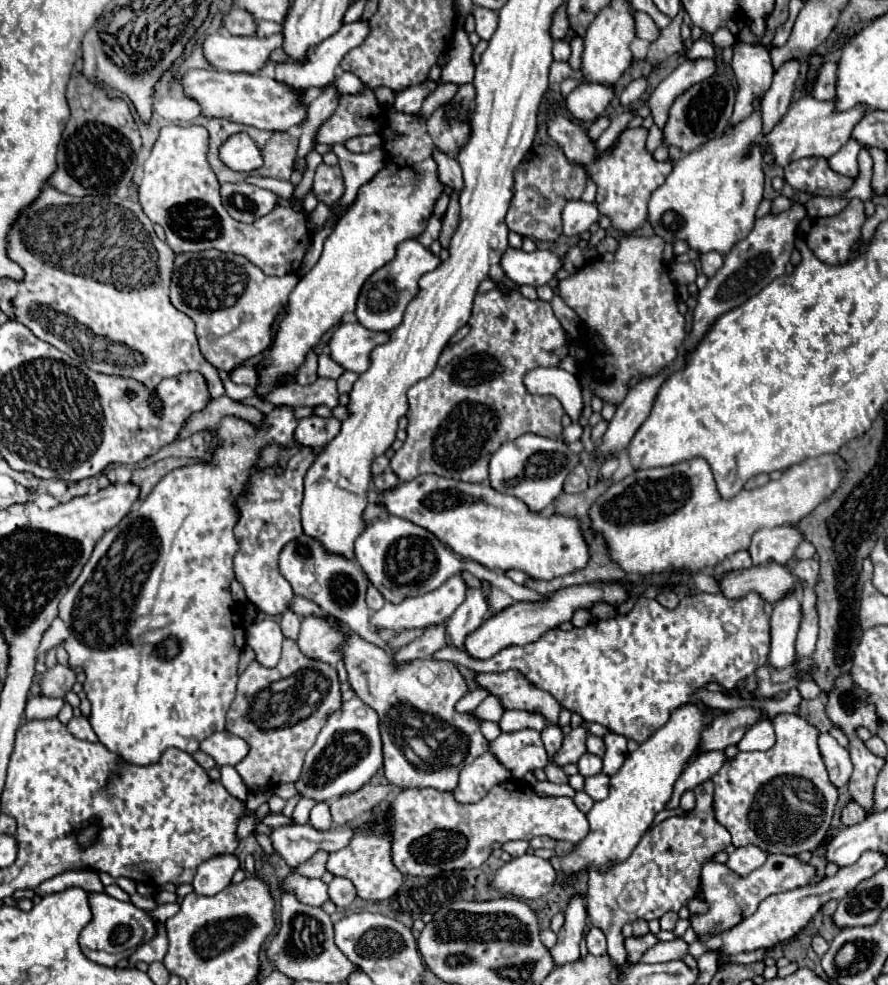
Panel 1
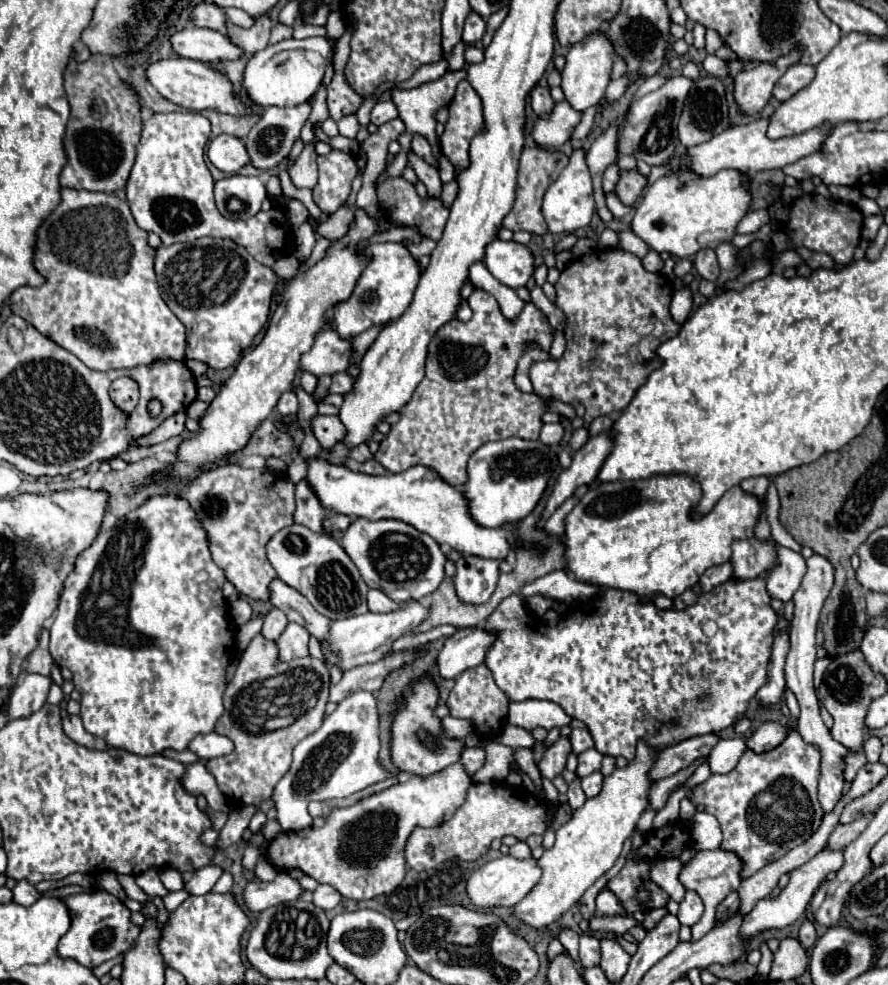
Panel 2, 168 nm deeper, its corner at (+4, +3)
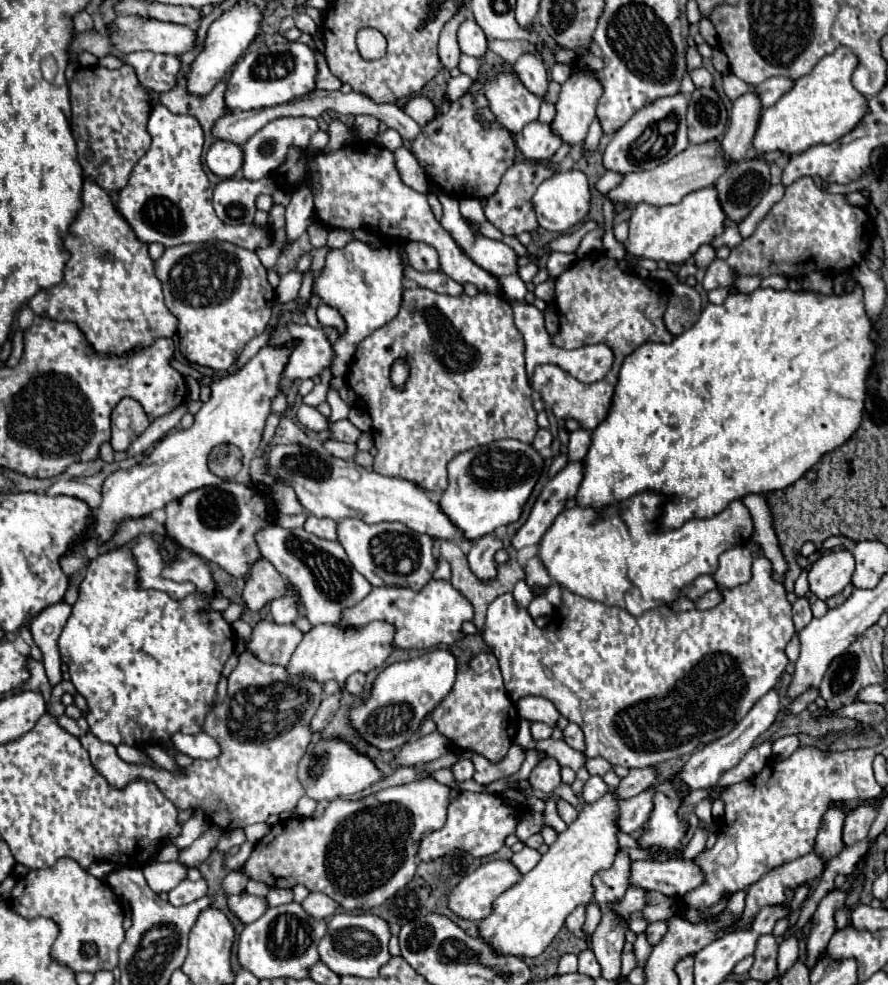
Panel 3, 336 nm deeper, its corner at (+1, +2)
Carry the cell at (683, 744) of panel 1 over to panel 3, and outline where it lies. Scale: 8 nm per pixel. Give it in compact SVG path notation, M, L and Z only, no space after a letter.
M608 791L596 803L584 805L578 819L558 835L540 863L522 877L522 883L504 891L494 901L494 911L480 925L480 937L486 943L502 955L536 957L564 927L566 917L578 905L588 905L594 899L592 877L598 871L610 869L618 853L620 801L616 791Z

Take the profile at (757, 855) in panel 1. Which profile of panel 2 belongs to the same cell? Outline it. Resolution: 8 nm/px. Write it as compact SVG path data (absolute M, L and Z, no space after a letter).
M697 850L695 856L687 864L683 864L679 872L679 882L683 884L685 890L697 892L705 904L705 914L695 926L691 926L691 942L701 940L715 926L715 910L719 902L723 902L723 898L727 898L727 894L737 890L741 884L741 876L739 876L741 866L743 866L741 860L725 850Z

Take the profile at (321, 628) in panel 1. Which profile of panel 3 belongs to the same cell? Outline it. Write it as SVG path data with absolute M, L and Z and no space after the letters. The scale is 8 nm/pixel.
M260 621L254 627L252 641L246 645L246 649L250 649L254 655L258 655L258 659L266 663L286 667L302 637L302 631L294 623L276 625L270 621Z

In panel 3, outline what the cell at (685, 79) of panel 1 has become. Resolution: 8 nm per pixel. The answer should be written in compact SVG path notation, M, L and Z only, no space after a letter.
M676 93L670 97L654 99L652 103L646 103L640 111L628 119L624 127L620 127L612 141L606 147L604 153L604 165L606 169L620 171L620 173L632 173L632 171L644 171L654 169L660 163L666 163L676 153L684 151L688 147L686 139L686 107L688 97L684 93Z

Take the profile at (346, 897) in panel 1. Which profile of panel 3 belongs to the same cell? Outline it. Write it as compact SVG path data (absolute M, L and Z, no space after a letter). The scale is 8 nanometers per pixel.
M310 893L304 899L302 907L314 919L328 919L328 917L332 917L336 913L338 903L334 899L330 899L328 895L324 895L324 893Z

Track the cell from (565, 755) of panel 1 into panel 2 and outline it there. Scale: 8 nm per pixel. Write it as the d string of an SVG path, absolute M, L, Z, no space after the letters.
M559 738L553 746L549 746L549 750L545 750L541 762L537 764L541 776L547 780L553 780L557 774L561 774L569 752L571 752L571 744L567 738Z

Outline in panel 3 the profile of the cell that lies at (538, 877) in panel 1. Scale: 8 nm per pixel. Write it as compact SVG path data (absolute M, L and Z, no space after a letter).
M504 859L488 861L488 863L480 865L474 873L466 875L466 879L462 879L462 883L458 883L458 887L454 887L454 891L450 893L450 909L464 919L474 919L474 921L486 919L492 913L492 903L496 901L496 897L502 895L504 891L512 889L520 879L522 879L522 873L518 871L518 867L512 861L504 861Z

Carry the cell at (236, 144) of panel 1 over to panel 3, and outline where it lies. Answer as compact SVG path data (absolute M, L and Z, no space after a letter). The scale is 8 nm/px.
M216 141L206 153L206 165L210 171L222 179L234 177L244 163L242 147L230 141Z

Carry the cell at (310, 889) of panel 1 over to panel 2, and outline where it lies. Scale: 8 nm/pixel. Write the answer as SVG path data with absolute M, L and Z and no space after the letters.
M279 872L277 878L269 884L249 882L243 890L243 900L251 912L263 912L281 902L295 900L295 898L299 898L299 894L301 894L299 882L285 872Z

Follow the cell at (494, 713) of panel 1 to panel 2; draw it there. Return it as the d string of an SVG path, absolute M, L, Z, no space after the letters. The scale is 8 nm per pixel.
M445 716L441 722L443 722L443 732L447 734L447 738L465 740L465 736L473 730L469 720L459 720L459 718L453 718L453 716Z

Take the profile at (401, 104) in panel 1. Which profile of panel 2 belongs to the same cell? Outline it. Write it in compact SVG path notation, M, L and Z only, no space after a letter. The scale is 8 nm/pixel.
M391 100L389 102L377 102L371 110L371 124L375 124L375 126L381 126L381 124L395 120L395 118L397 118L397 108Z

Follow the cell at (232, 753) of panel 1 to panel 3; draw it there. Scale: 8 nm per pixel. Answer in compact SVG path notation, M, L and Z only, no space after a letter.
M204 731L198 733L198 735L174 735L172 739L172 745L184 753L184 755L190 755L192 759L214 759L222 753L220 745L216 739L212 739L210 735L206 735Z

